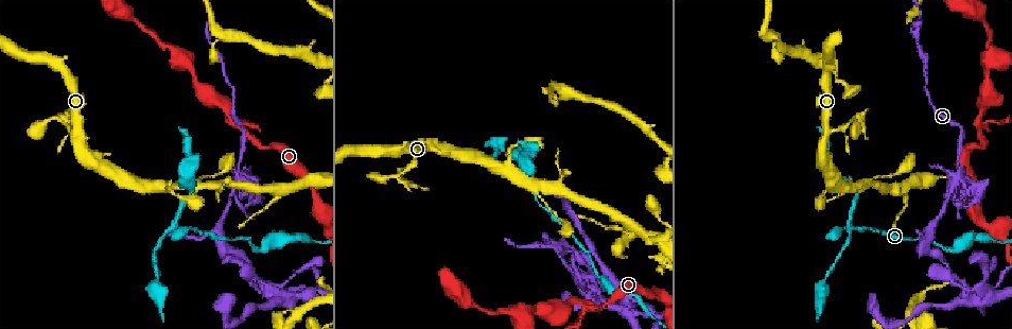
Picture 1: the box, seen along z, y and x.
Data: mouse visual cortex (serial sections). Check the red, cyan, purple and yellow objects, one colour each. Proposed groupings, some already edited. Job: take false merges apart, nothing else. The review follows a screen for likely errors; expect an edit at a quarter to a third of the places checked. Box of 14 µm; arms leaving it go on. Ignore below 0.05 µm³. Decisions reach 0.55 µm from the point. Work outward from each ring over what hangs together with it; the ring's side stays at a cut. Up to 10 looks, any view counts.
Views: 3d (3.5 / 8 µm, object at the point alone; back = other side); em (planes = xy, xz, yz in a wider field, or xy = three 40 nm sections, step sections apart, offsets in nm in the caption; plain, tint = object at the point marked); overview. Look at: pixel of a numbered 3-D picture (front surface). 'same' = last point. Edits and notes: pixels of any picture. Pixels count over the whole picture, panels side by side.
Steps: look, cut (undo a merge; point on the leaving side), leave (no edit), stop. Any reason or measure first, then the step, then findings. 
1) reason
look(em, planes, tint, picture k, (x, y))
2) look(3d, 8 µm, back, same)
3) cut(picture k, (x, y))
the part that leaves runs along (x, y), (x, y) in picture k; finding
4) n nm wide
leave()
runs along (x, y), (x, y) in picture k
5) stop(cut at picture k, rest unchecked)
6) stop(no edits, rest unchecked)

four or more arms meet
look(3d, 3.5 µm, picture 1, (238, 174))

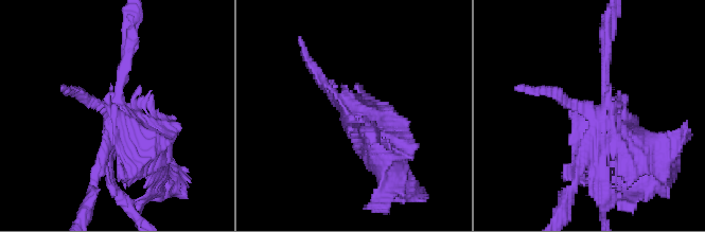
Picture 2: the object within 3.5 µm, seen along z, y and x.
look(em, xy, step 3, tint, picture 2, (603, 114))

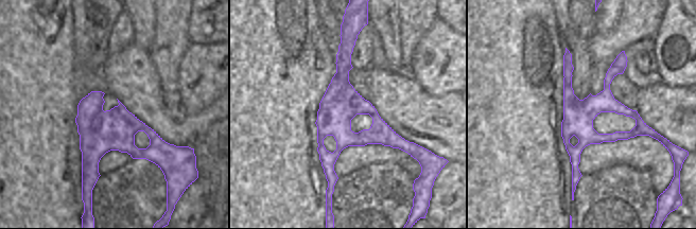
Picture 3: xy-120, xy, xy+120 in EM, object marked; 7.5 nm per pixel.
cut(picture 2, (140, 170))
border along (99, 112), (100, 127), (96, 131) in picture 3; a second cell is stuck on

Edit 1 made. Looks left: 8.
redraw
look(overview)

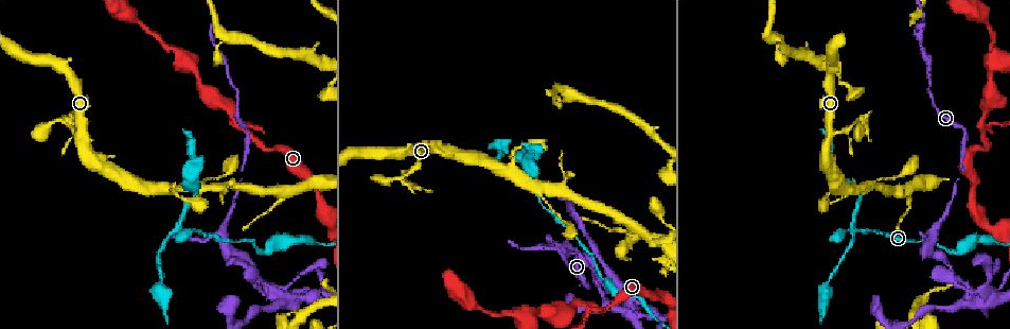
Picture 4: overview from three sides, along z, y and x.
three-way junction
look(3d, 3.5 µm, picture 4, (984, 130))

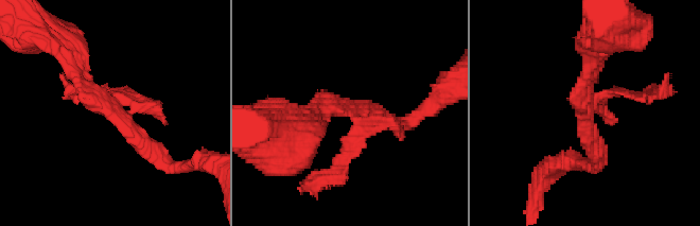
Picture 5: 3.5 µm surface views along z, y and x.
need the tissue
look(em, planes, tint, picture 5, (118, 115))

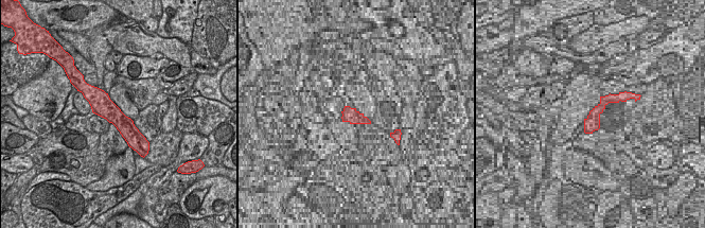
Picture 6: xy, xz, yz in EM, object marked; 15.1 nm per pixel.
cut it another way
look(em, xy, step 1, tint, same)

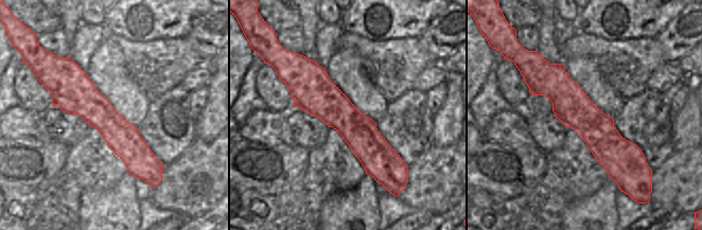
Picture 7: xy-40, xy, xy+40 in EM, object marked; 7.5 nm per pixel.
leave()
runs along (306, 62), (383, 178) in picture 7; one cell here

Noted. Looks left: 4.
thick turns thin
look(3d, 8 µm, picture 4, (191, 67))

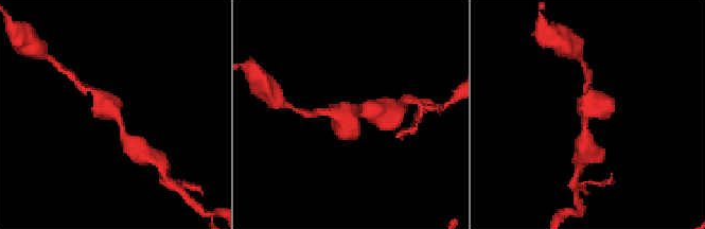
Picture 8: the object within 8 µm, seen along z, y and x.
need the tissue
look(em, planes, tint, picture 8, (351, 112))

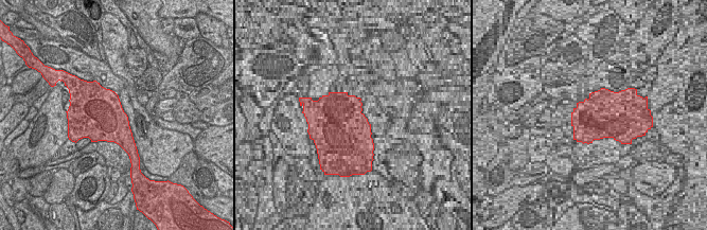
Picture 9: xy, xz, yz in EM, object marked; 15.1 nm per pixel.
leave()
runs along (123, 133), (118, 117), (85, 88) in picture 8; all the same cell

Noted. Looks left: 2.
stop(cut at picture 2, rest unchecked)

